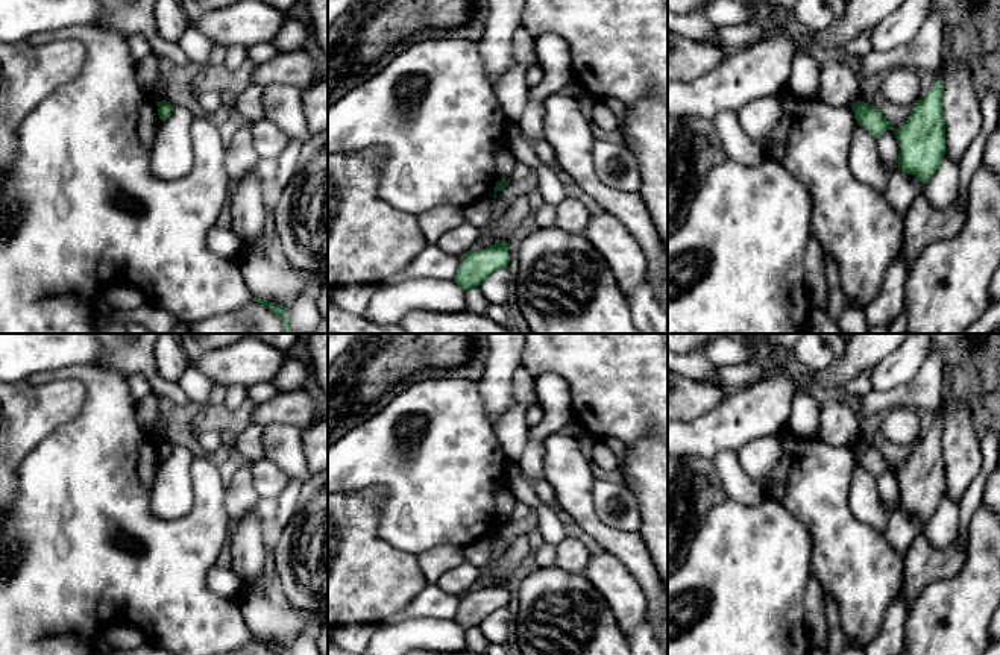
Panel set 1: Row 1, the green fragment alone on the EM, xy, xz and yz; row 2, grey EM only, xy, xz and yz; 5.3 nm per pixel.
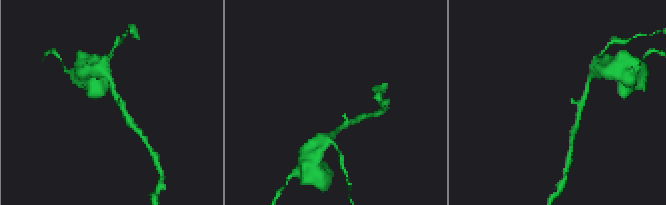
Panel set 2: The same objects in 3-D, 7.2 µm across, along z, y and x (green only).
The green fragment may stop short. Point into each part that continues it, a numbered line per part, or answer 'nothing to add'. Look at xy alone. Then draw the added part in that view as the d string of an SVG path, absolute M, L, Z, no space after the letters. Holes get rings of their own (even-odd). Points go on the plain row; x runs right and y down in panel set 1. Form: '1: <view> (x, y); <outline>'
nothing to add

